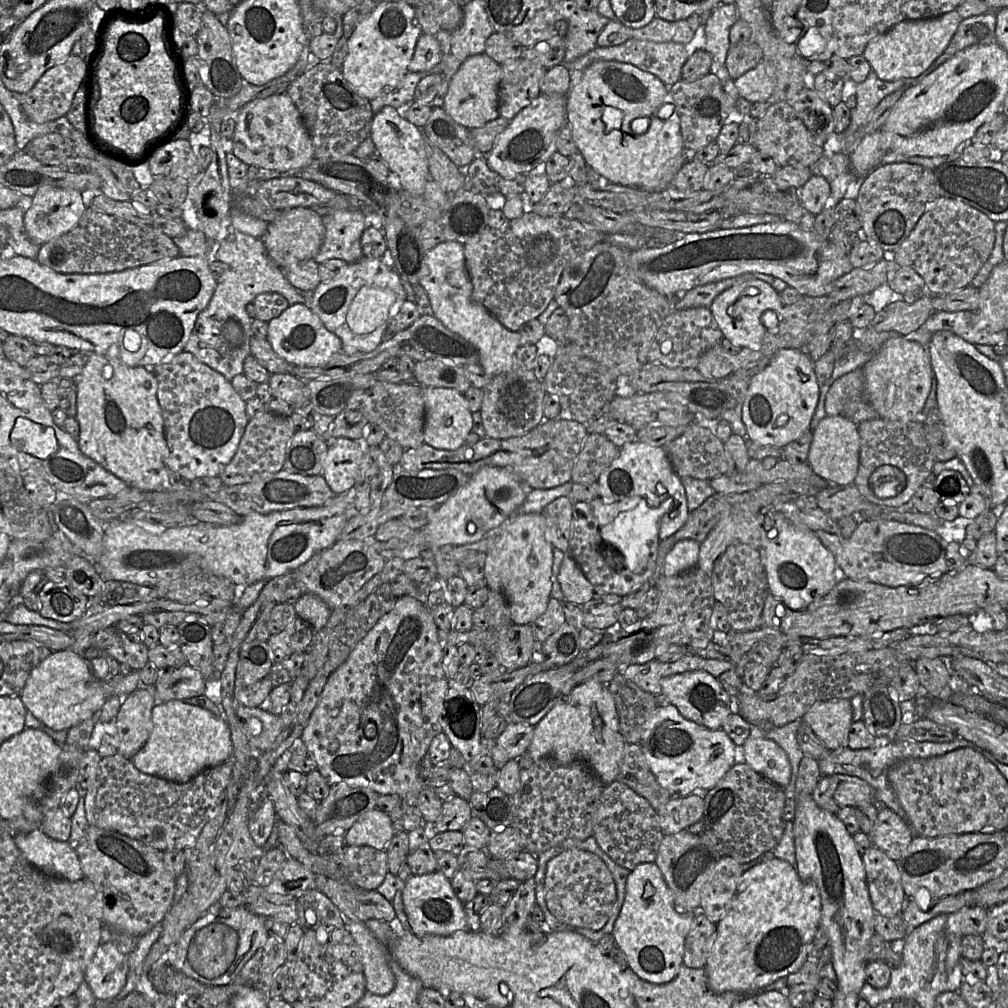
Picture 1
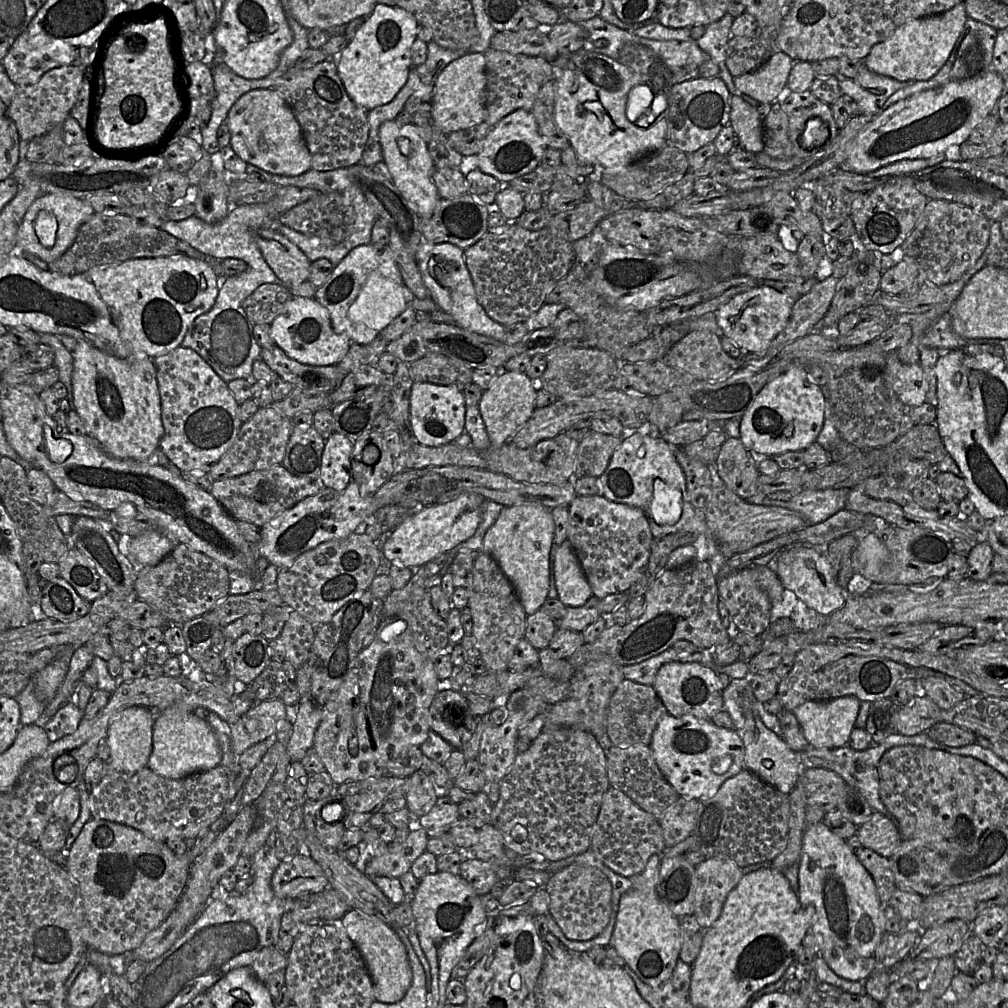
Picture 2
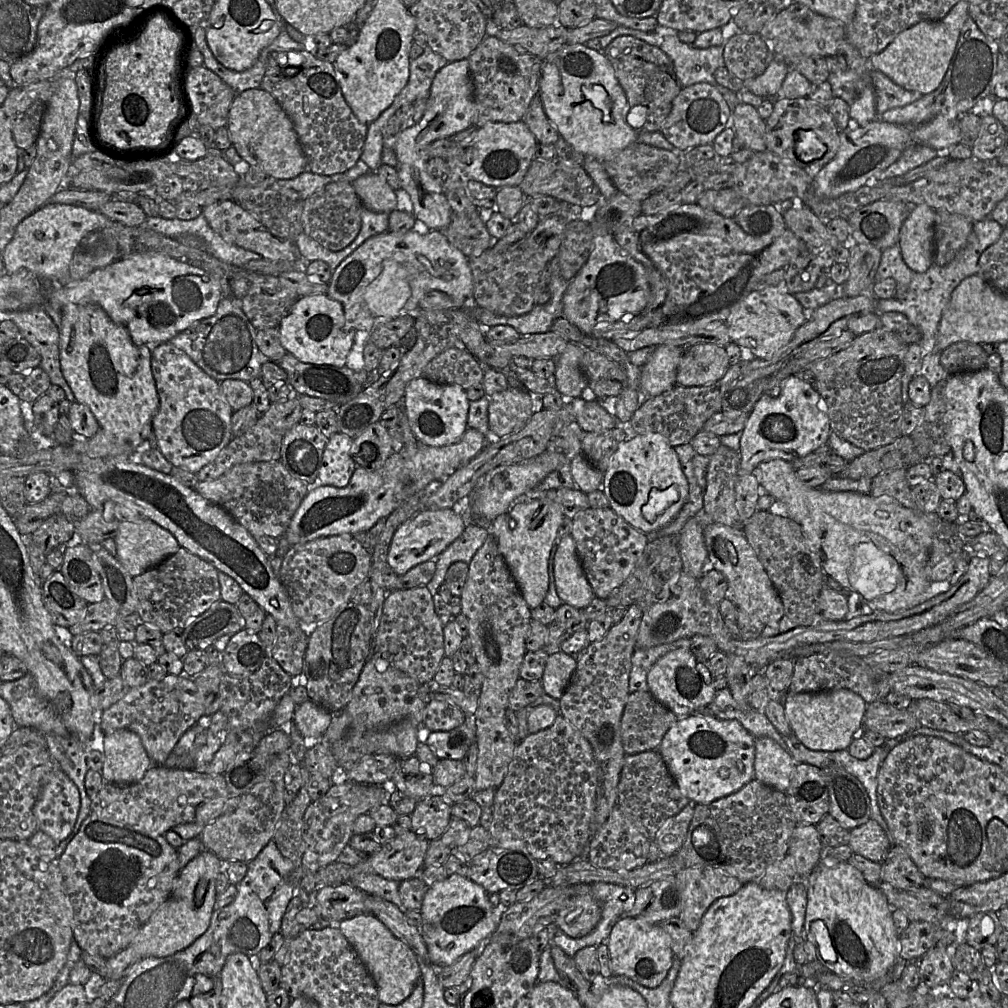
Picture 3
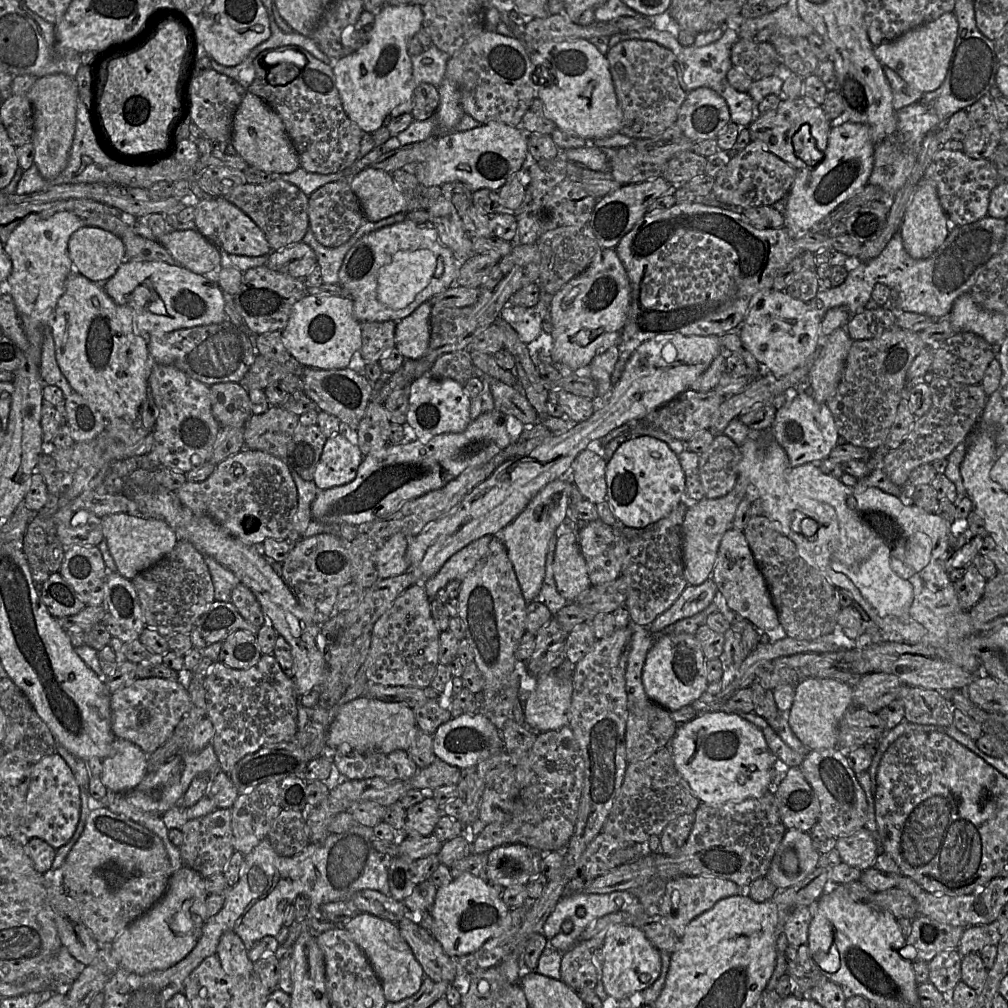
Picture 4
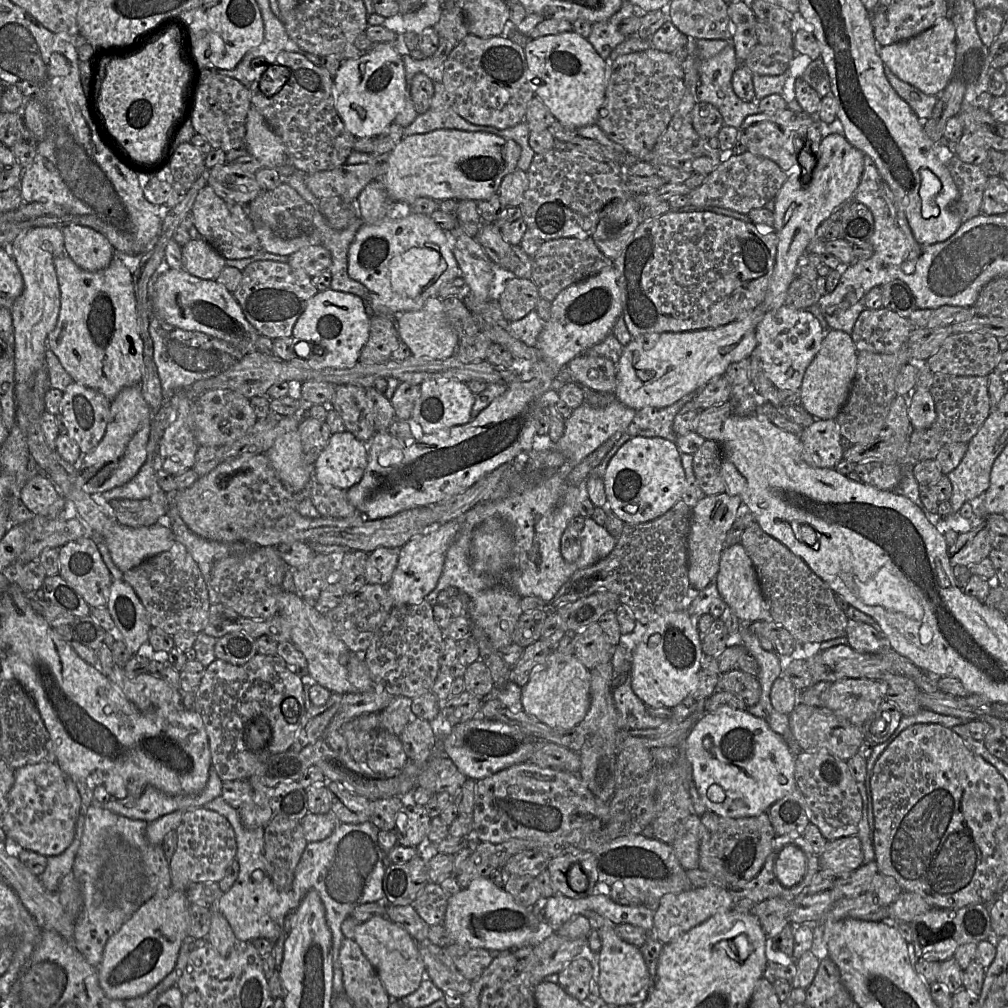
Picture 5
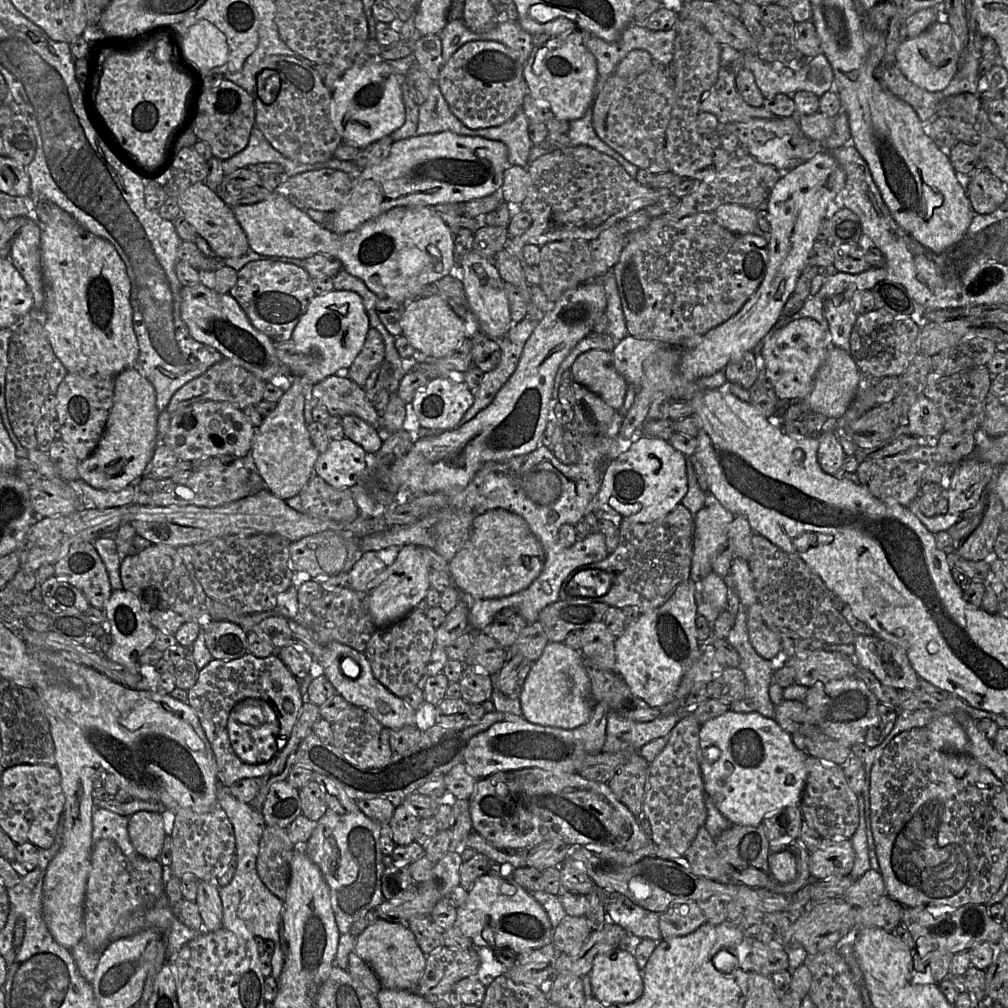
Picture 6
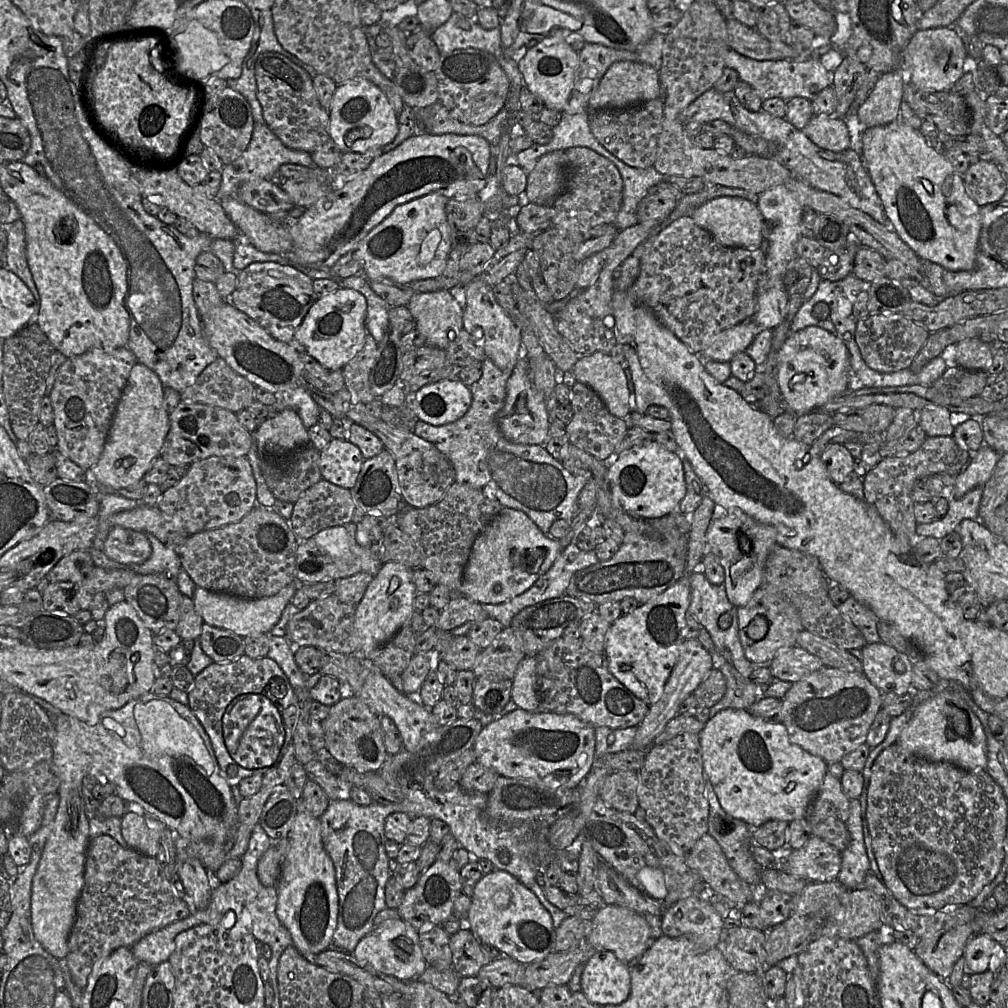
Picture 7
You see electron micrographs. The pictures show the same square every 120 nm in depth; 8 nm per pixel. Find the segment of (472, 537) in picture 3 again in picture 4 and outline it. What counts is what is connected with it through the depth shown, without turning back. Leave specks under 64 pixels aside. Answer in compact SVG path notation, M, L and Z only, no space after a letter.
M484 535L470 542L454 553L434 576L421 581L428 597L434 598L438 590L446 587L452 580L463 581L486 554L492 537L493 535Z

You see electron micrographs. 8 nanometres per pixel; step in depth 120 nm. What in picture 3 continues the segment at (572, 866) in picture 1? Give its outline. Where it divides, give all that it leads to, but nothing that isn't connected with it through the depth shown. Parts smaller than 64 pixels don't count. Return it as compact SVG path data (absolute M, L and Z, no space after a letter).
M591 893L569 898L555 920L557 927L571 938L589 934L601 918L601 906Z

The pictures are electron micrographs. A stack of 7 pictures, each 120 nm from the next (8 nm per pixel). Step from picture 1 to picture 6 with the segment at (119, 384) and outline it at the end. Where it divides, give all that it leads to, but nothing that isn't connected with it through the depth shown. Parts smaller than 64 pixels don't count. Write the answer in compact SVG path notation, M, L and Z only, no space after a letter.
M39 200L34 207L33 219L42 226L41 232L41 260L42 277L45 285L45 298L43 311L45 322L44 332L50 342L54 355L62 362L66 370L70 373L82 376L116 377L123 370L137 366L139 356L139 346L133 328L132 306L130 302L130 283L127 277L125 264L115 247L106 239L96 236L80 225L69 213L49 200Z

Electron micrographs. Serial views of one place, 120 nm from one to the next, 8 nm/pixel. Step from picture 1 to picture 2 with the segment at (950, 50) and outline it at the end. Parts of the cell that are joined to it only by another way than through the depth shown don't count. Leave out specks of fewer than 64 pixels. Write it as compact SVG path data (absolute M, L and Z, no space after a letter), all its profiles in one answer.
M968 18L964 24L964 28L943 67L938 73L929 80L915 81L911 85L896 91L885 102L882 110L887 109L894 103L906 99L916 93L935 89L946 85L952 81L959 81L966 78L974 77L986 71L992 70L991 63L993 58L994 44L997 37L997 30L980 21Z

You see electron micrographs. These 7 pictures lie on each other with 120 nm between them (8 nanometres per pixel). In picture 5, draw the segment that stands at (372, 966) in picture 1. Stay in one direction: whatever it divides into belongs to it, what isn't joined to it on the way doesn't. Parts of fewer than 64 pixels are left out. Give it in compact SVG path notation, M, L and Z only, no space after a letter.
M373 917L355 928L353 939L364 956L375 968L382 984L392 1000L399 1000L417 990L426 978L426 969L417 942L402 927L386 917Z

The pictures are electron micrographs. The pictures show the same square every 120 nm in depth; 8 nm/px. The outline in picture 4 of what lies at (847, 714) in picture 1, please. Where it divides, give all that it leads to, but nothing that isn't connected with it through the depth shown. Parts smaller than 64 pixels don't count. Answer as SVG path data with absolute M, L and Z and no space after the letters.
M806 678L795 685L793 704L786 716L794 734L809 750L837 748L840 721L853 707L852 691L852 684L836 679Z

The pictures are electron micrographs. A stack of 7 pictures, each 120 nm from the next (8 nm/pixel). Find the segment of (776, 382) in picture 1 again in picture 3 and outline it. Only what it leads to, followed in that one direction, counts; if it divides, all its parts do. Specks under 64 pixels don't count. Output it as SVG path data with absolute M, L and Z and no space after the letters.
M797 375L789 376L782 384L776 396L763 394L748 415L740 439L740 466L738 476L750 474L764 461L782 459L792 462L806 456L827 444L832 429L825 403L817 390Z

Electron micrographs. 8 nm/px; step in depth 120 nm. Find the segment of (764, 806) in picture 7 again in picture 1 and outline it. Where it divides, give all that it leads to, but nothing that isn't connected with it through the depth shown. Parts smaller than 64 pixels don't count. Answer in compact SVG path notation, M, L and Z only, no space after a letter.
M673 705L659 706L642 727L640 746L657 782L673 796L703 794L739 761L739 748L723 730L710 730L684 718Z

